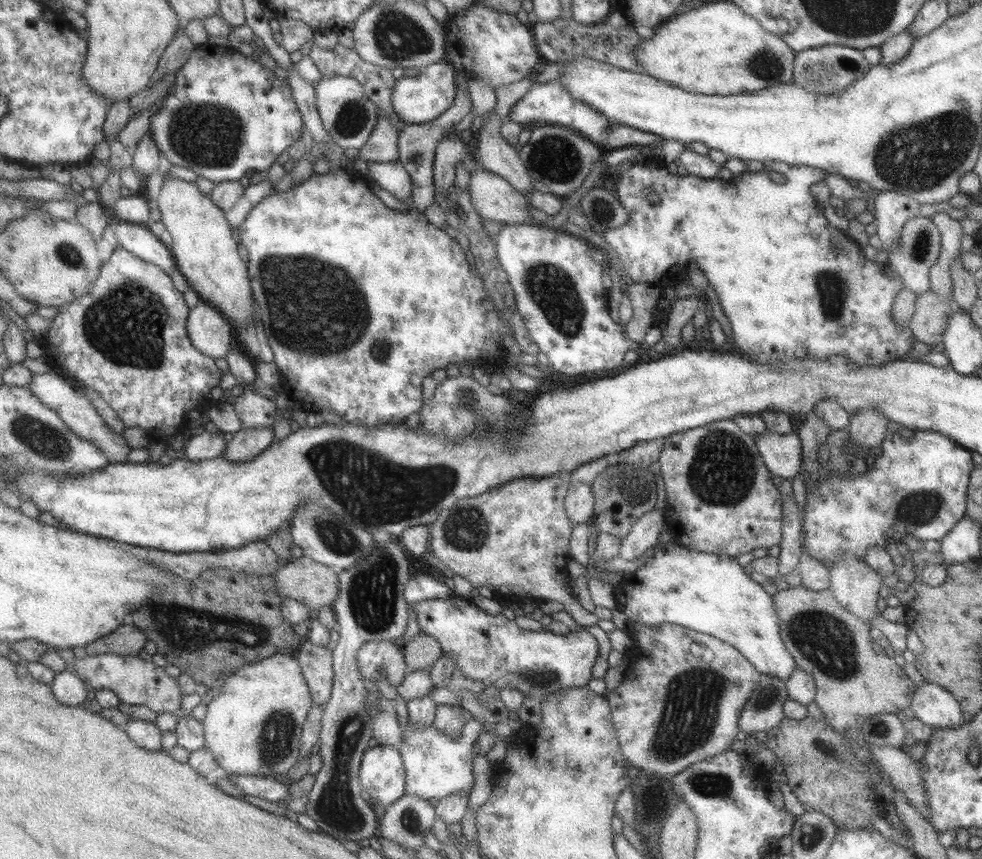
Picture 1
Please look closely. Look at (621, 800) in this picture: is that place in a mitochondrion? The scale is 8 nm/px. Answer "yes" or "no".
no

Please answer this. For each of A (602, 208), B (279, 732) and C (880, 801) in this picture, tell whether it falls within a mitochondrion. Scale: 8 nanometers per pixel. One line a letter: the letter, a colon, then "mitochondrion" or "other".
A: mitochondrion
B: mitochondrion
C: other

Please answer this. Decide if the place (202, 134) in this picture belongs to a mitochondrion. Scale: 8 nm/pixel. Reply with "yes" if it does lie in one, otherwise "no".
yes

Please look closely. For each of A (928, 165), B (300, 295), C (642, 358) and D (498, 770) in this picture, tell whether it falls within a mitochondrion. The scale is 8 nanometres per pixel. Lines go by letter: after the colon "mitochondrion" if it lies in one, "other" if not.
A: mitochondrion
B: mitochondrion
C: other
D: other

